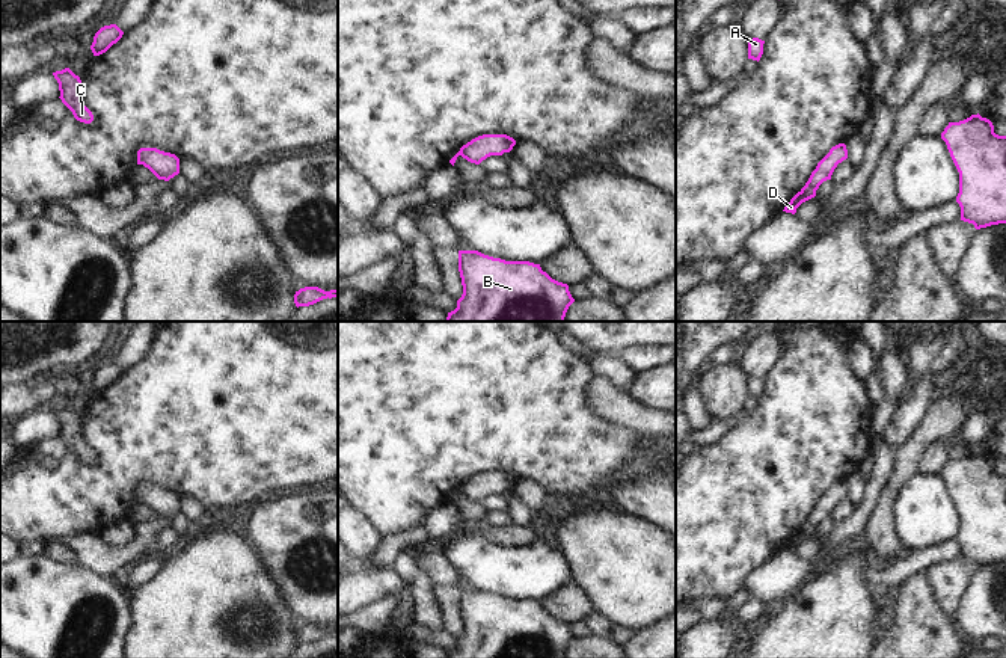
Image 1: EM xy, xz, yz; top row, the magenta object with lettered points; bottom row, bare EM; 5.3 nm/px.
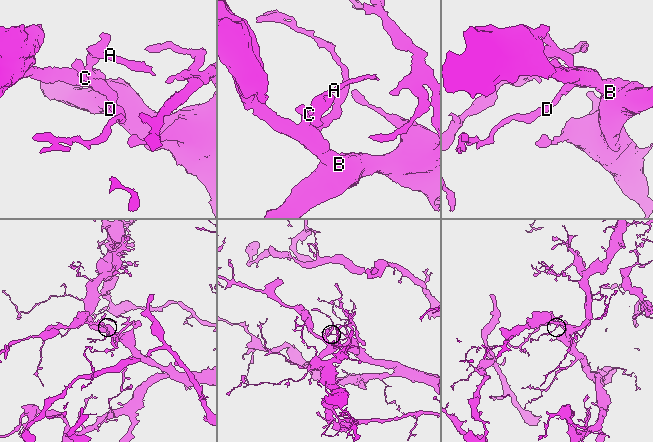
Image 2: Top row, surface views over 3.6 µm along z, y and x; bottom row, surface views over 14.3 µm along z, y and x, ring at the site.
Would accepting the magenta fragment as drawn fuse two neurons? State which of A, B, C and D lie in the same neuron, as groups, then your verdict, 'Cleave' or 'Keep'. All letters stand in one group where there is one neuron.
Groups: A B C D. Keep.

